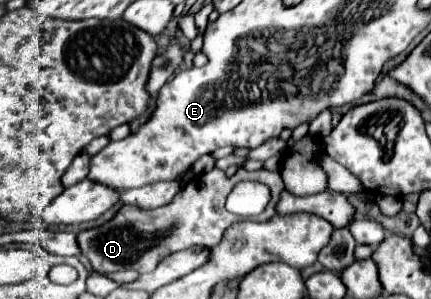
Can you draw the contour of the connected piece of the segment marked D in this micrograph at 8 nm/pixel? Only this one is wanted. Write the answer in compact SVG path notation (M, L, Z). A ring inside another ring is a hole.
M212 168L202 176L192 178L176 196L176 200L172 200L172 204L160 206L156 210L122 206L116 212L116 216L104 222L102 226L80 230L78 232L80 254L84 254L90 266L102 274L120 272L120 270L136 270L138 274L146 274L146 272L152 272L164 258L172 256L174 252L180 252L192 246L214 248L220 244L224 230L230 224L242 220L242 216L230 214L224 208L226 196L230 194L232 186L242 180L260 180L272 188L272 192L276 194L276 202L270 202L266 208L266 218L272 218L276 214L276 204L284 190L284 182L278 172L270 172L264 168L250 172L250 170L238 168L234 176L226 176L222 170Z

